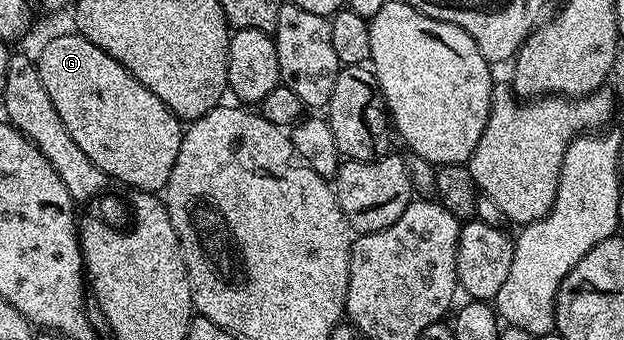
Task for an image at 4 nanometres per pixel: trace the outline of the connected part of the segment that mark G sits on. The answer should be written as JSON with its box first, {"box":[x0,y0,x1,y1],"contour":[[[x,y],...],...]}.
{"box":[36,34,184,192],"contour":[[[58,34],[39,54],[36,54],[36,65],[40,72],[40,80],[44,84],[44,92],[48,92],[56,112],[60,112],[60,120],[64,120],[64,128],[80,146],[81,151],[102,169],[110,180],[123,182],[126,186],[135,186],[138,192],[162,192],[168,184],[168,176],[172,176],[172,164],[176,164],[176,156],[180,152],[180,144],[184,133],[183,123],[175,114],[155,96],[148,92],[124,64],[112,60],[108,52],[96,48],[92,40],[83,34]]]}

